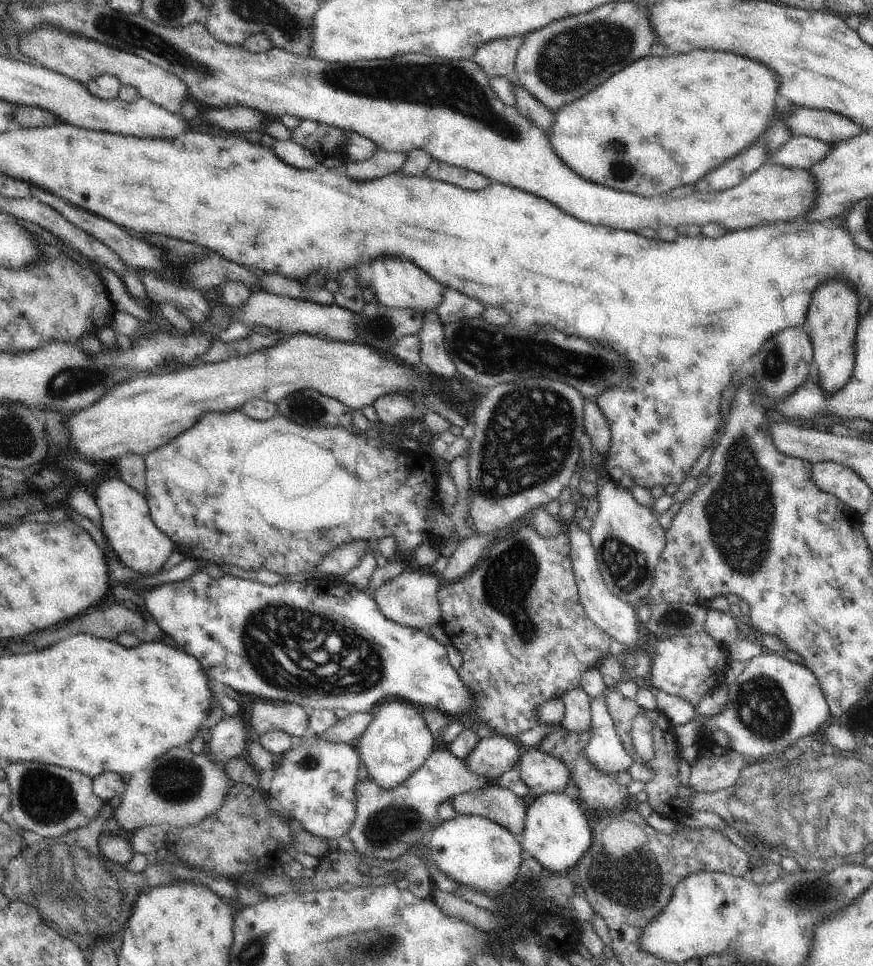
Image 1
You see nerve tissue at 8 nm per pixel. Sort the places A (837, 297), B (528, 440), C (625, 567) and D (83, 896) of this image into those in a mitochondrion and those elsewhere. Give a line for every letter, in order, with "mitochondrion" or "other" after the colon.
A: other
B: mitochondrion
C: mitochondrion
D: mitochondrion

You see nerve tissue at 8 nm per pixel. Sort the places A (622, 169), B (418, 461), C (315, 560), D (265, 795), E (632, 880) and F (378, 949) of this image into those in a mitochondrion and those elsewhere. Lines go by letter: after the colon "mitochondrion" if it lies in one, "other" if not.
A: mitochondrion
B: other
C: other
D: other
E: mitochondrion
F: mitochondrion

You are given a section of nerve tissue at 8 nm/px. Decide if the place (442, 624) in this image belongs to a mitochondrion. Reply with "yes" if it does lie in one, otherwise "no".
no

